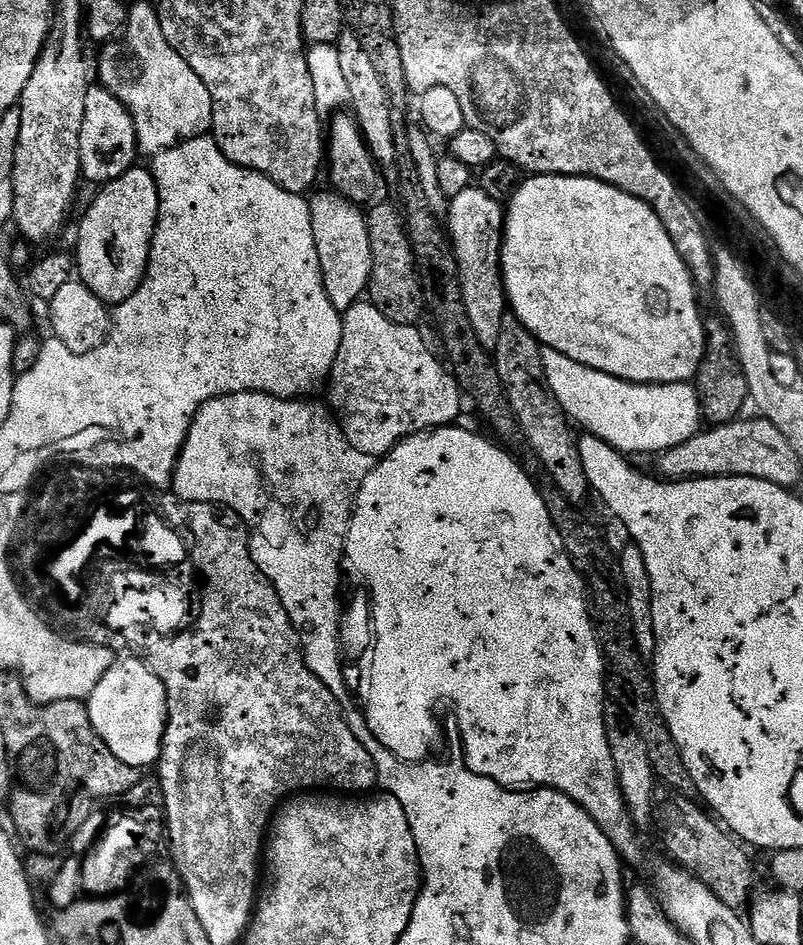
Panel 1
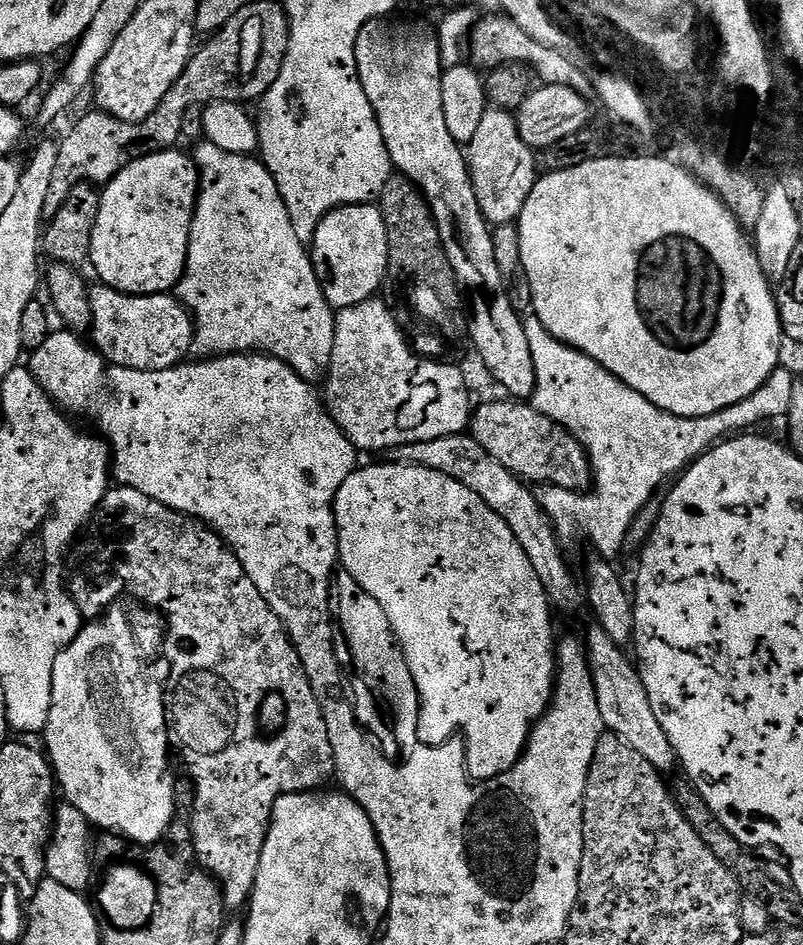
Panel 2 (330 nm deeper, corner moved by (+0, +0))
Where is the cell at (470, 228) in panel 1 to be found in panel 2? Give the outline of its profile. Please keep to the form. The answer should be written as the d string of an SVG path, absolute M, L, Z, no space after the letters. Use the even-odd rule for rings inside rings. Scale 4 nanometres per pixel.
M493 107L484 111L478 131L466 145L466 159L468 173L472 176L472 189L484 219L492 226L516 224L526 206L526 198L530 198L534 190L538 173L536 152L522 142L515 115Z

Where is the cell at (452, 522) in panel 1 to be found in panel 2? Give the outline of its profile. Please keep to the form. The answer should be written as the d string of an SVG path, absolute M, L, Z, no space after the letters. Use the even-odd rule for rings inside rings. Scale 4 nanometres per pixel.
M387 462L388 464L368 464L357 467L355 472L342 482L334 501L336 509L336 533L340 539L340 554L344 557L346 566L356 575L360 584L364 584L372 602L380 603L379 611L390 622L391 633L402 653L402 659L410 670L409 681L411 687L416 687L416 696L420 699L420 713L414 726L426 726L426 722L438 726L438 718L442 722L454 722L454 726L468 725L469 745L472 752L479 752L488 746L488 768L478 774L480 780L492 780L509 772L520 761L532 729L540 721L540 717L548 711L552 702L552 690L556 687L556 673L558 671L558 640L552 637L552 615L554 609L548 599L546 590L534 574L534 566L530 566L530 558L526 558L526 550L514 538L514 530L506 526L506 522L474 490L462 486L454 478L442 474L438 470L426 470L426 466L417 464L402 464ZM476 696L484 704L488 704L488 716L476 716Z

